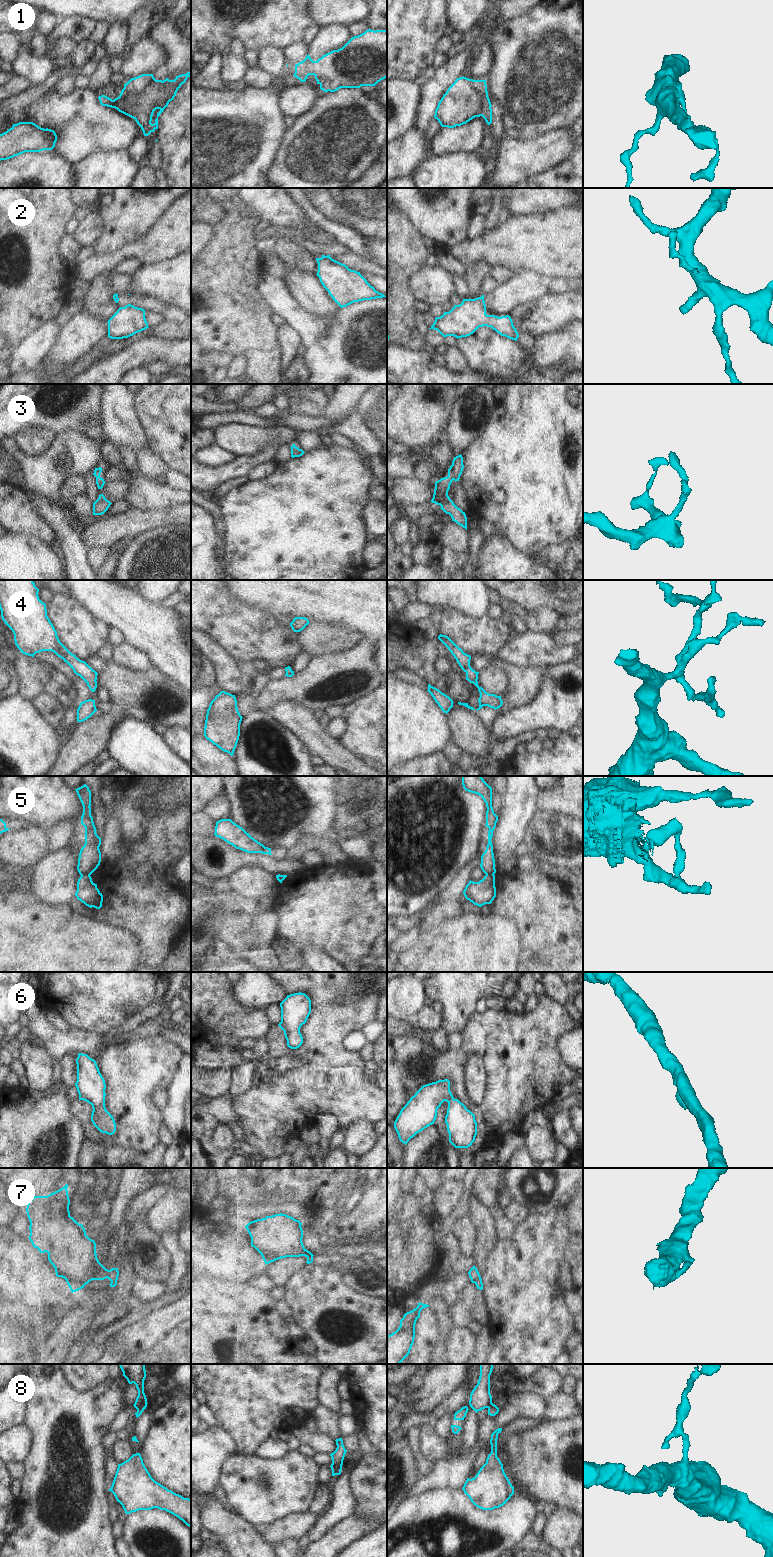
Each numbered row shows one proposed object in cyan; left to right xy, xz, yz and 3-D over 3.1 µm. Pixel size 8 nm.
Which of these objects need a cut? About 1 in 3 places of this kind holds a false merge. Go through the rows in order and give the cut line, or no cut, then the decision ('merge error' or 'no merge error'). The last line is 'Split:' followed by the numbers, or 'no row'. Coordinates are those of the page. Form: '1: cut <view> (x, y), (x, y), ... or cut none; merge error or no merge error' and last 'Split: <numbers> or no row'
1: cut none; no merge error
2: cut xy (132, 305), (126, 306); merge error
3: cut none; no merge error
4: cut none; no merge error
5: cut xy (89, 874), (81, 876); merge error
6: cut none; no merge error
7: cut none; no merge error
8: cut xz (341, 1466), (334, 1465), (331, 1467); merge error
Split: 2, 5, 8

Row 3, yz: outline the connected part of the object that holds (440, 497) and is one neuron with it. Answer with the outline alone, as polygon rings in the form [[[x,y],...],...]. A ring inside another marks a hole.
[[[460,454],[454,457],[452,465],[448,469],[448,476],[435,482],[435,489],[431,502],[440,505],[440,509],[446,514],[449,514],[452,521],[467,530],[467,517],[465,512],[458,508],[448,496],[452,481],[459,481],[463,468],[463,457]]]

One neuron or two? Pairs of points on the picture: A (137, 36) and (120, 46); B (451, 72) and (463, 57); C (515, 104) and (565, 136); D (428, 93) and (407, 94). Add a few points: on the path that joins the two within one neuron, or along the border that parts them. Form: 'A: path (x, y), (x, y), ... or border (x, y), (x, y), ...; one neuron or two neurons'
A: border (128, 23), (130, 45); two neurons
B: path (453, 68), (460, 61); one neuron
C: border (571, 127), (554, 129), (533, 138); two neurons
D: border (421, 87), (421, 105), (417, 116); two neurons

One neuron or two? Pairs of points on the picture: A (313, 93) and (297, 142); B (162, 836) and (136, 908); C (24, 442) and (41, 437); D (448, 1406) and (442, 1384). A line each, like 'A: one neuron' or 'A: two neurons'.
A: two neurons
B: one neuron
C: one neuron
D: two neurons

